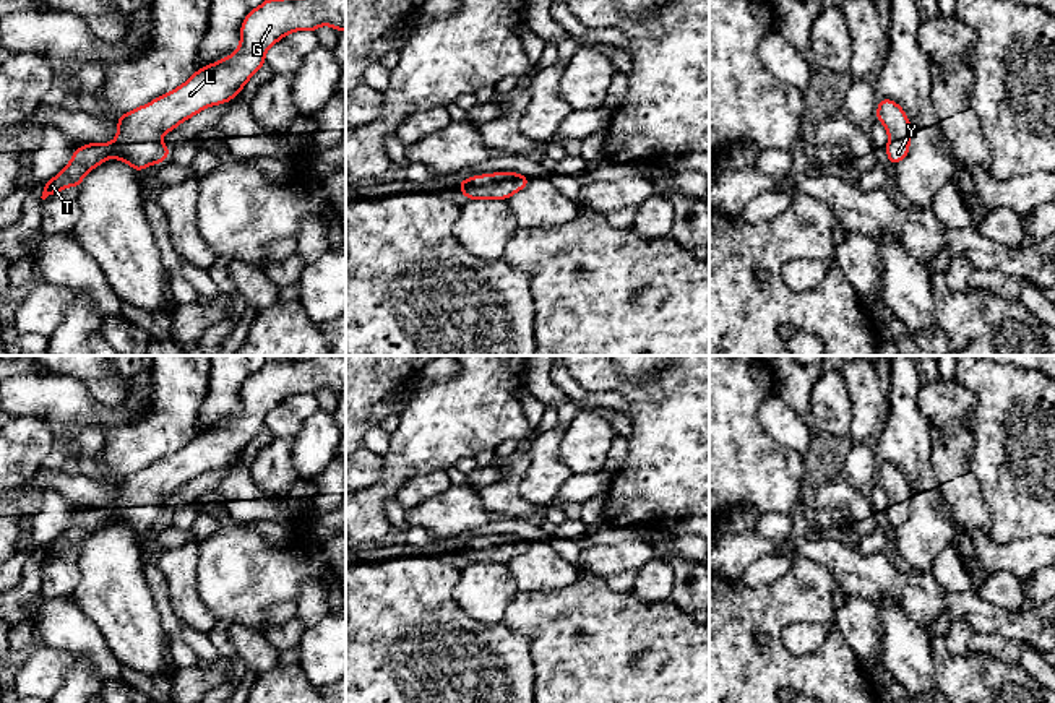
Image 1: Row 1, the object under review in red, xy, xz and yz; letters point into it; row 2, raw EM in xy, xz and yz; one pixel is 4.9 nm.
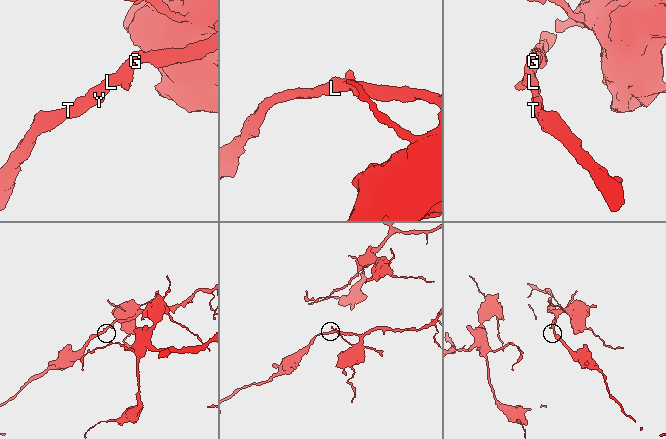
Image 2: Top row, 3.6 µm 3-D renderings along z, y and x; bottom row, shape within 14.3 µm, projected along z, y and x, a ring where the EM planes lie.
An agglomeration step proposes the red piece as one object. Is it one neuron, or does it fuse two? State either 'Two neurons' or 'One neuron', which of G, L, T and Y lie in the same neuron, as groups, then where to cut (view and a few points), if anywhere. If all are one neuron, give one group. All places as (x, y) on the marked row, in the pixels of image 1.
One neuron. Groups: G L T Y. No split

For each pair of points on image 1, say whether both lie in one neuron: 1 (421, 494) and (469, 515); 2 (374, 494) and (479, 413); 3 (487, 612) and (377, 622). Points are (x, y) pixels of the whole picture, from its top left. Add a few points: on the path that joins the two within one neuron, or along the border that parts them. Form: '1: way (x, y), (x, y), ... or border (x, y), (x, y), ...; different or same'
1: border (450, 484), (417, 504), (409, 513); different
2: way (400, 471), (453, 419); same
3: border (460, 577), (453, 599), (476, 619), (502, 622); different

